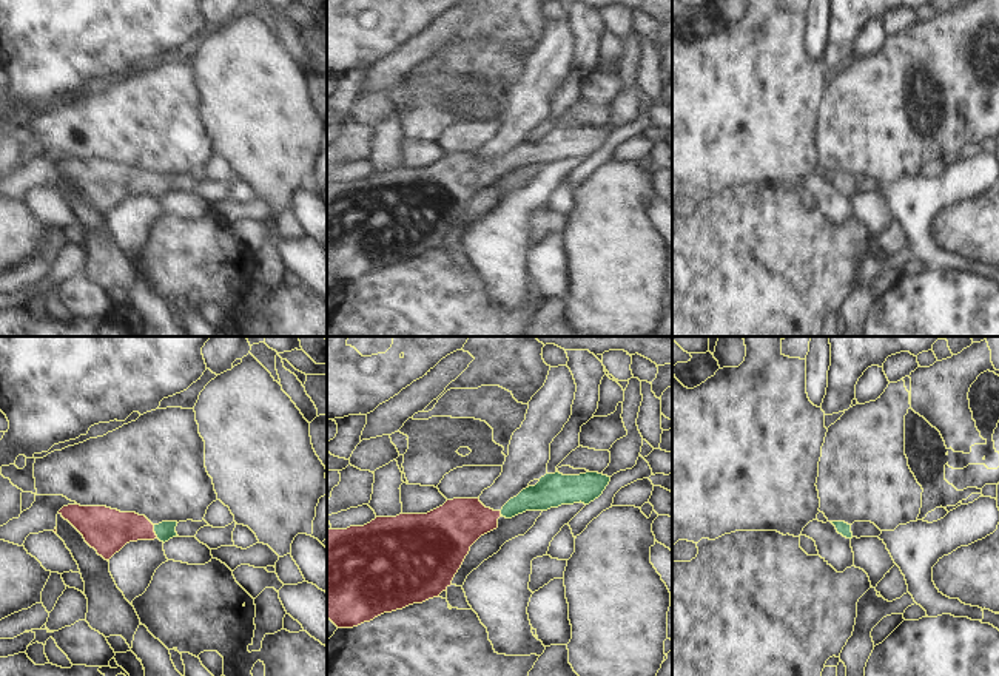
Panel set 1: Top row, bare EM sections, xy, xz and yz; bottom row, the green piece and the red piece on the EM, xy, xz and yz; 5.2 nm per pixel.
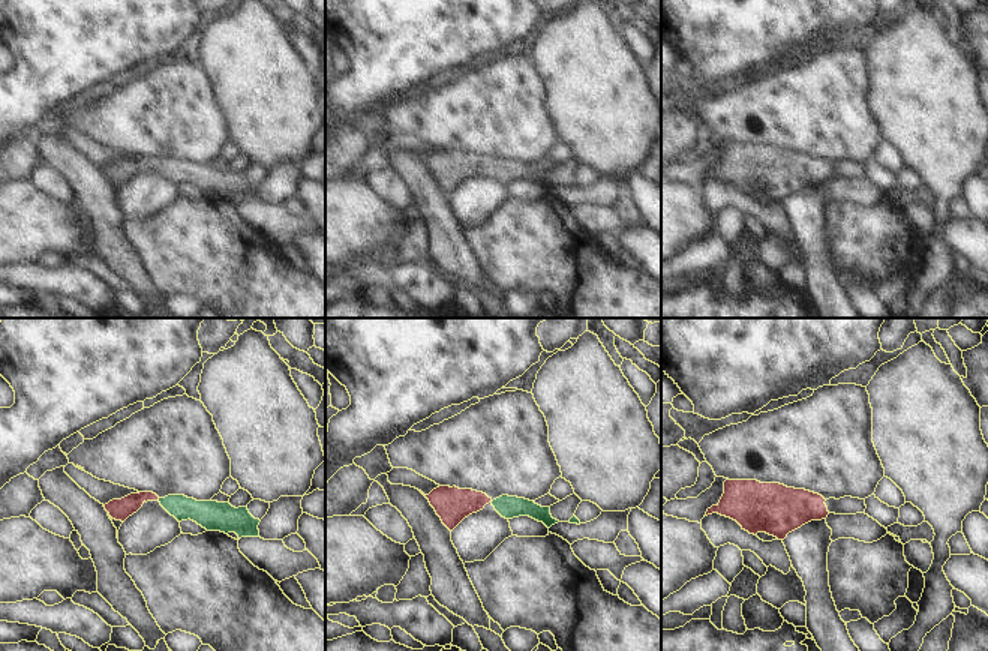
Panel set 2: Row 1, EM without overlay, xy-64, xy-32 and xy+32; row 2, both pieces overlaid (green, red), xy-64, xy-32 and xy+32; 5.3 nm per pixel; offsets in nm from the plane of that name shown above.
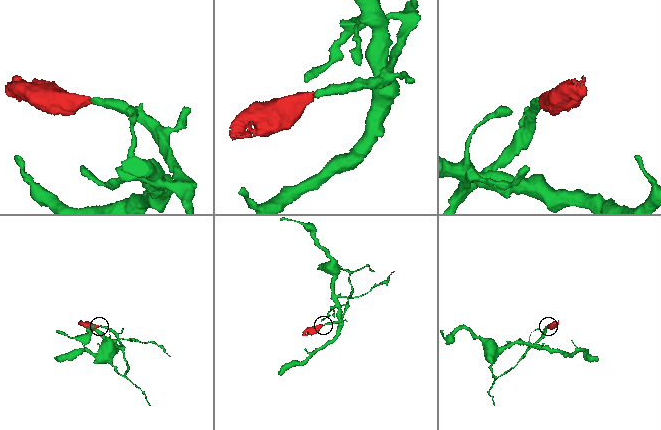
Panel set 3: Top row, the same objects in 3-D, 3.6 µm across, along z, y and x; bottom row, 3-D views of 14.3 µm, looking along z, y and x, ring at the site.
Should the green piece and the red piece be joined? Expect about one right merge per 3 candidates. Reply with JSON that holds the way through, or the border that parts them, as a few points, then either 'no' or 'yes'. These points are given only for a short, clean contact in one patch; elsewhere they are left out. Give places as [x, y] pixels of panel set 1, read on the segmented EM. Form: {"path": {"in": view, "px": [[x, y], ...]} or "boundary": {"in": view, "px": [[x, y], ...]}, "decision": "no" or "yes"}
{"path": {"in": "xy", "px": [[167, 530], [154, 531], [107, 530]]}, "decision": "yes"}

